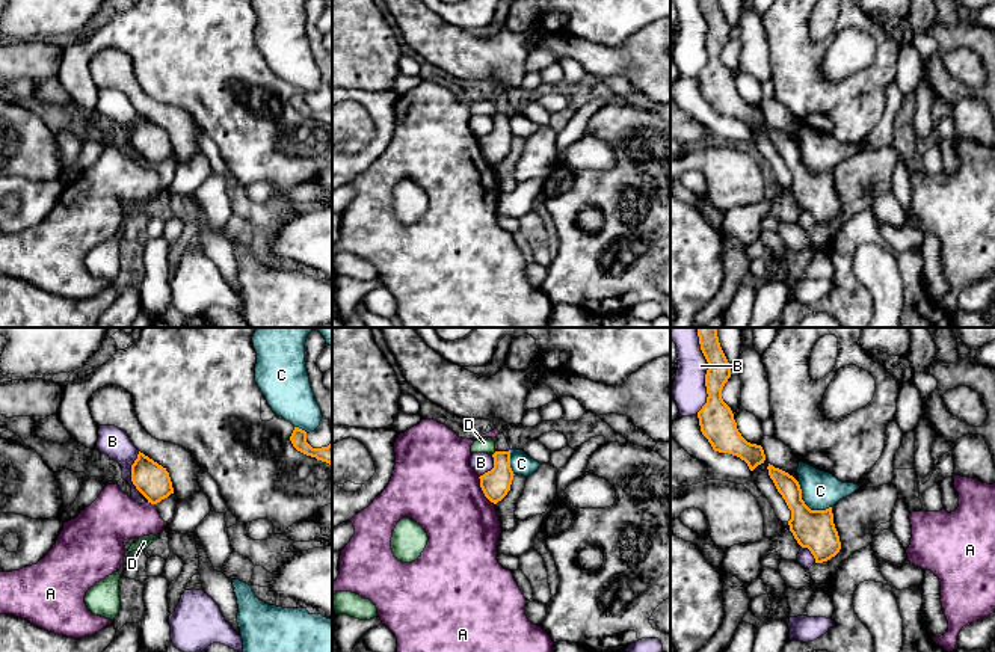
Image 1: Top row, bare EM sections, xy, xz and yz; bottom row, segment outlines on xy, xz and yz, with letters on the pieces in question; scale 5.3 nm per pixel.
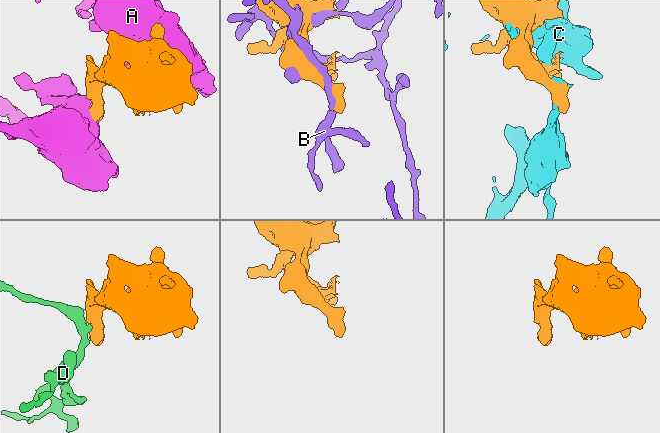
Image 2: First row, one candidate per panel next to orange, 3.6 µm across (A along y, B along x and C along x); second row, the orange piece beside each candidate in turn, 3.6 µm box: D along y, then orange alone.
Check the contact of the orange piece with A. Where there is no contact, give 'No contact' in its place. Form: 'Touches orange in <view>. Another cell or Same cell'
Touches orange in xz. Another cell

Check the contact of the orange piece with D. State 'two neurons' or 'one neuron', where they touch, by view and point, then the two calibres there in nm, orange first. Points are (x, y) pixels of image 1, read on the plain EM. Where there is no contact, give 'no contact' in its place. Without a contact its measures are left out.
two neurons; contact xz (494, 115); calibres 160 and 80 nm

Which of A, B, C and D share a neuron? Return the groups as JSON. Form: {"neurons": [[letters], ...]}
{"neurons": [["A"], ["B"], ["C"], ["D"]]}

